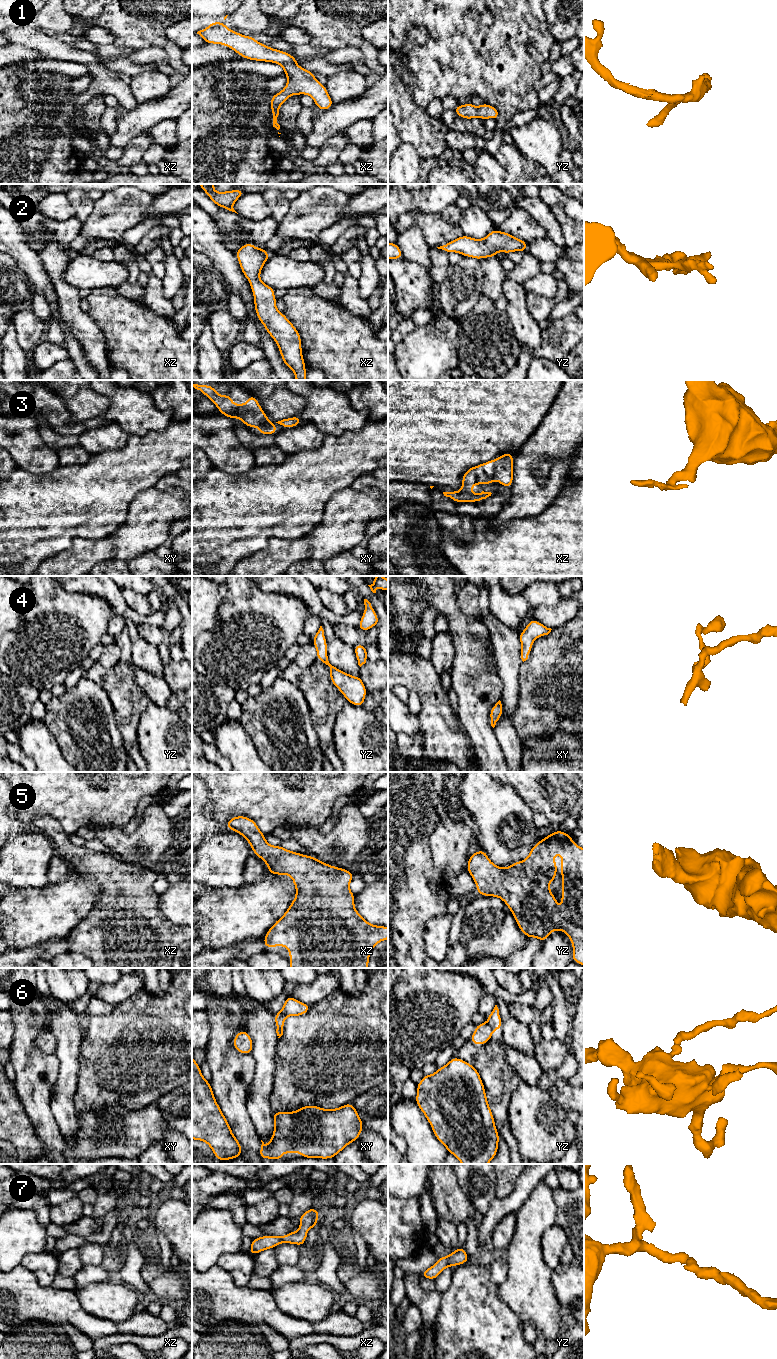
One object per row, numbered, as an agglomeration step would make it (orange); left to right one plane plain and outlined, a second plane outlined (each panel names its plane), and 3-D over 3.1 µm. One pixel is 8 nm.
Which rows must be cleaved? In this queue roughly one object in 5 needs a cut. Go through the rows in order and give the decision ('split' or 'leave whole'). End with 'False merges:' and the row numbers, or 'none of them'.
1: leave whole
2: leave whole
3: leave whole
4: leave whole
5: leave whole
6: split
7: leave whole
False merges: 6

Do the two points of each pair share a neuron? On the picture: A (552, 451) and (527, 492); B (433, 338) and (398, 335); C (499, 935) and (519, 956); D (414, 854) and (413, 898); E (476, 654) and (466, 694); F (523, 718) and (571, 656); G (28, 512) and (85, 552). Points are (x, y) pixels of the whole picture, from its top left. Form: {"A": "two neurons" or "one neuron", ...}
{"A": "one neuron", "B": "two neurons", "C": "two neurons", "D": "one neuron", "E": "one neuron", "F": "one neuron", "G": "two neurons"}

